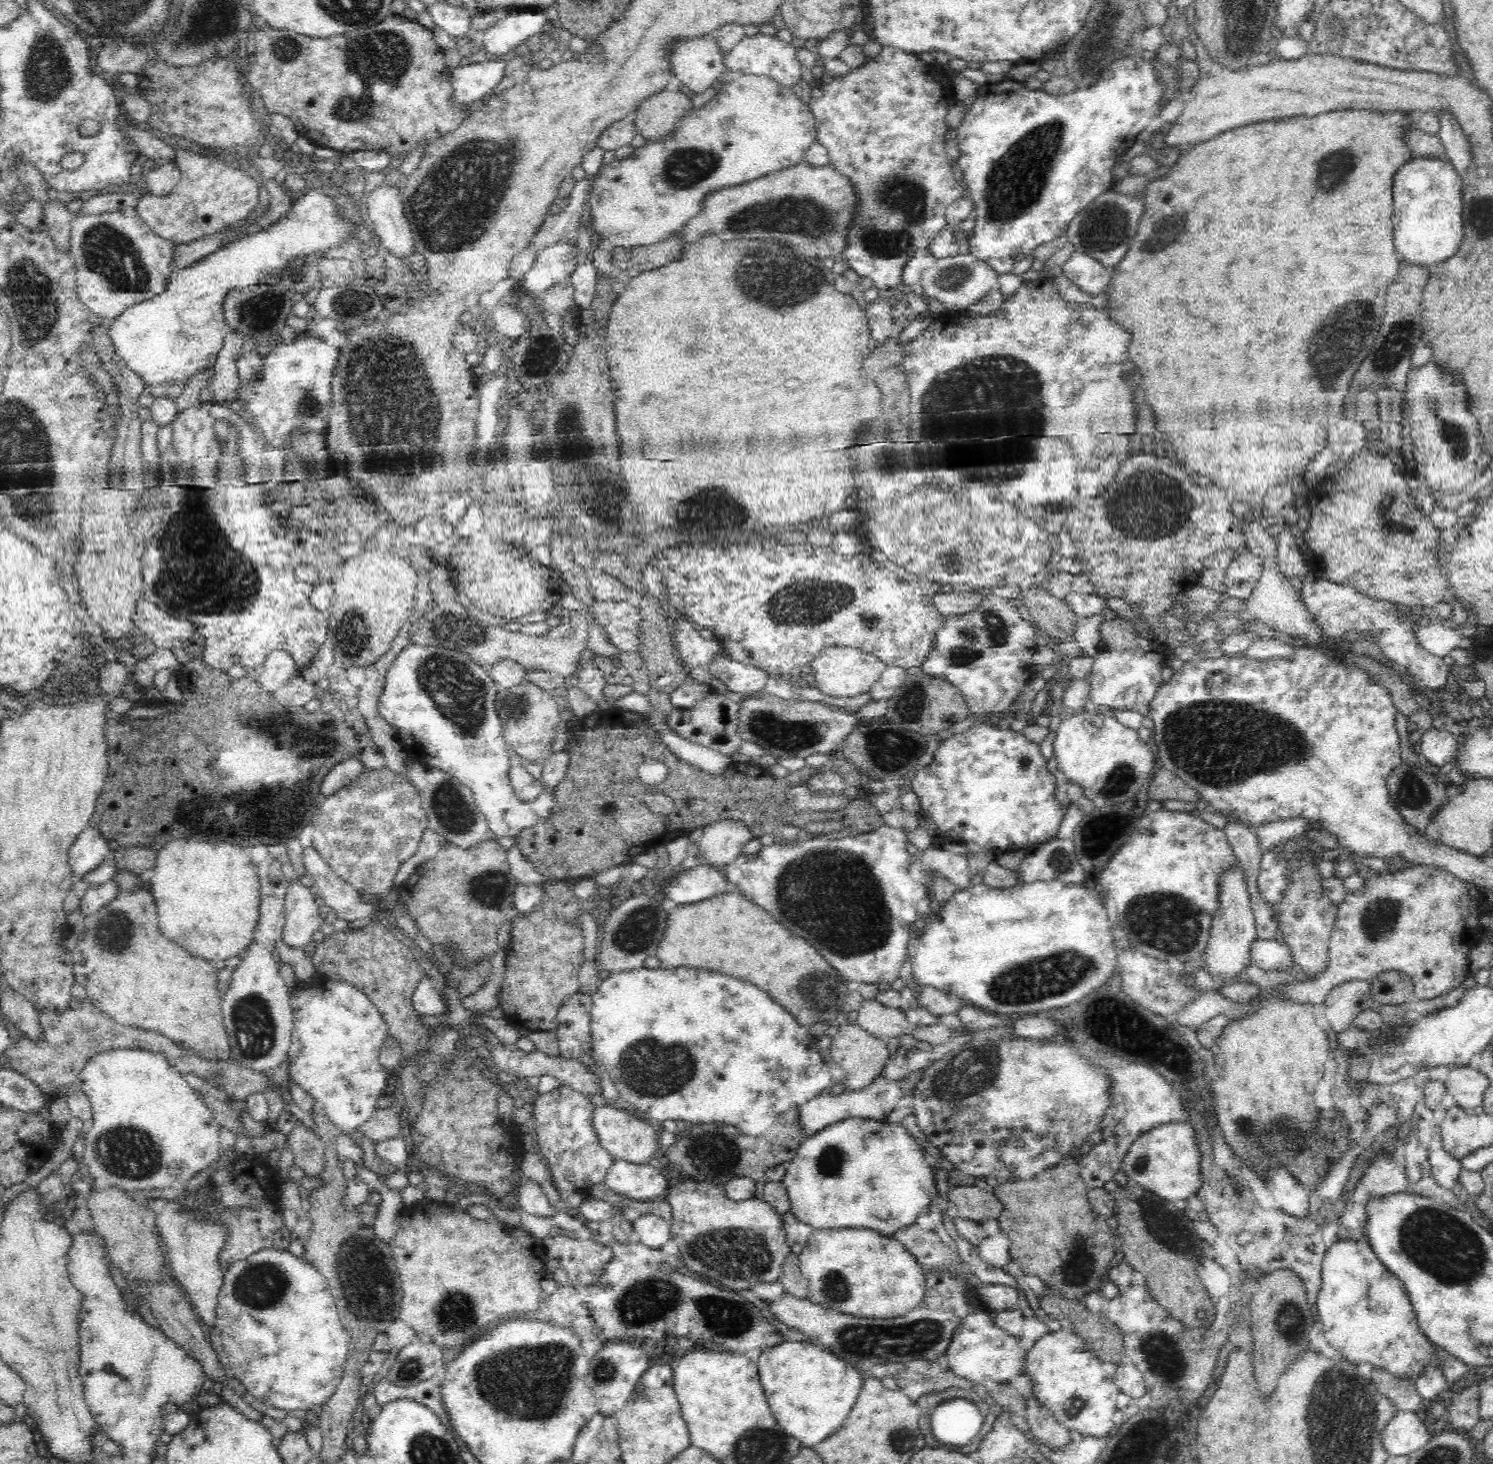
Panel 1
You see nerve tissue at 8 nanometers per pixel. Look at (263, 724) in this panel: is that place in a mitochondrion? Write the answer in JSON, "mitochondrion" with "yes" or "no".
{"mitochondrion":"yes"}

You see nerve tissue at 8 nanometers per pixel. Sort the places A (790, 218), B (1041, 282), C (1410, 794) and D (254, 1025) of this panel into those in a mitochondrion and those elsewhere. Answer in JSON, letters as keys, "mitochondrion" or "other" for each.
{"A":"mitochondrion","B":"other","C":"mitochondrion","D":"mitochondrion"}

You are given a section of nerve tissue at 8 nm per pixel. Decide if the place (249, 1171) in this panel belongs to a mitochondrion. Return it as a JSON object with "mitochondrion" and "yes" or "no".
{"mitochondrion":"no"}

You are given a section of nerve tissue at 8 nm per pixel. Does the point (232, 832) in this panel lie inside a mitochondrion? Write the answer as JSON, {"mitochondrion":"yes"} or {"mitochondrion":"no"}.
{"mitochondrion":"no"}

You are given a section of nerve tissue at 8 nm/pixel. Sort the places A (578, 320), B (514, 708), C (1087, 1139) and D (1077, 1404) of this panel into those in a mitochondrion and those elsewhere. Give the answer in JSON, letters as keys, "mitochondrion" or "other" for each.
{"A":"other","B":"mitochondrion","C":"other","D":"mitochondrion"}

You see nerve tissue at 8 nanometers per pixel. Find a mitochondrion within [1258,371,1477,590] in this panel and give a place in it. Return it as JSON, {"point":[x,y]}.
{"point":[1457,439]}

